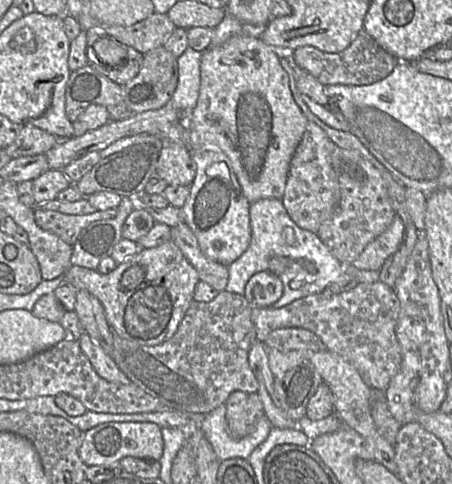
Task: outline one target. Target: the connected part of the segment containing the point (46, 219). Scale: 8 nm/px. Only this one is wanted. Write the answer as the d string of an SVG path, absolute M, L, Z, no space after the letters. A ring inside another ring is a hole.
M118 208L96 210L87 215L69 215L53 210L33 209L35 220L42 229L56 234L72 247L84 228L96 221L113 219L118 213Z

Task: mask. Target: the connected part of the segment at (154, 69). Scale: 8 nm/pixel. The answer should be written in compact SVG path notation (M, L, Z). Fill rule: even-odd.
M158 46L143 55L137 75L122 86L124 99L133 114L157 110L169 102L177 83L177 58Z

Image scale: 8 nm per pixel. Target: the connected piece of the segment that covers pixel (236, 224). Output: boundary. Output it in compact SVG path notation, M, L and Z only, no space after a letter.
M187 122L174 123L158 138L163 142L182 143L189 149L196 165L196 177L190 185L189 198L182 208L184 222L197 237L206 257L229 266L247 250L251 241L251 203L242 191L231 160L220 150L194 148Z

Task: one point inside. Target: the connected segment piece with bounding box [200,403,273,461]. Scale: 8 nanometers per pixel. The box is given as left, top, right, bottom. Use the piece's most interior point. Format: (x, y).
(214, 426)

